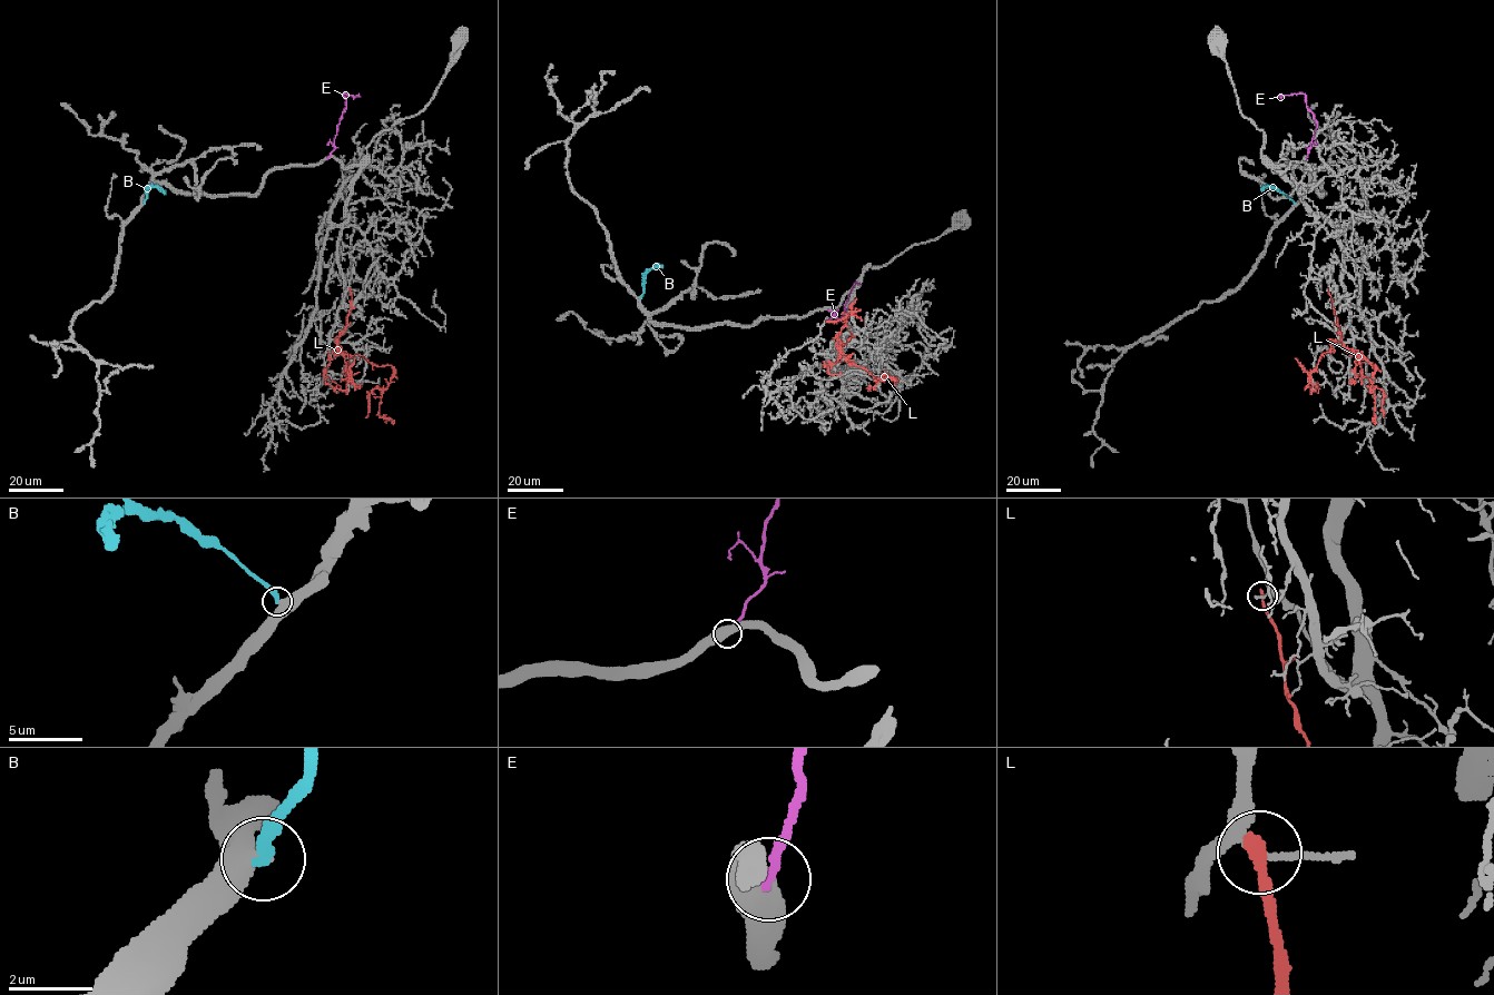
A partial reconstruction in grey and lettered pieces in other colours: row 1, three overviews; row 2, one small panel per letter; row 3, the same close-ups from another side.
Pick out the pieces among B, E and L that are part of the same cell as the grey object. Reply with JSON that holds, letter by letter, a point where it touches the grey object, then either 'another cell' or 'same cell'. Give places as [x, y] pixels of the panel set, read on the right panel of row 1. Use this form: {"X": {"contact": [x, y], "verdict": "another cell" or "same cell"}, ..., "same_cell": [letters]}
{"B": {"contact": [1294, 203], "verdict": "same cell"}, "E": {"contact": [1306, 158], "verdict": "another cell"}, "L": {"contact": [1328, 289], "verdict": "another cell"}, "same_cell": ["B"]}

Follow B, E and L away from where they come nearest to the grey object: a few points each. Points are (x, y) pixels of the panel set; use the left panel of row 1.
B: (144, 204), (146, 188), (157, 187), (166, 194)
E: (327, 158), (334, 149), (336, 127), (345, 108), (343, 95), (360, 97)
L: (350, 289), (351, 307), (336, 344), (344, 352), (393, 367), (385, 388), (374, 388), (369, 394), (365, 417)

